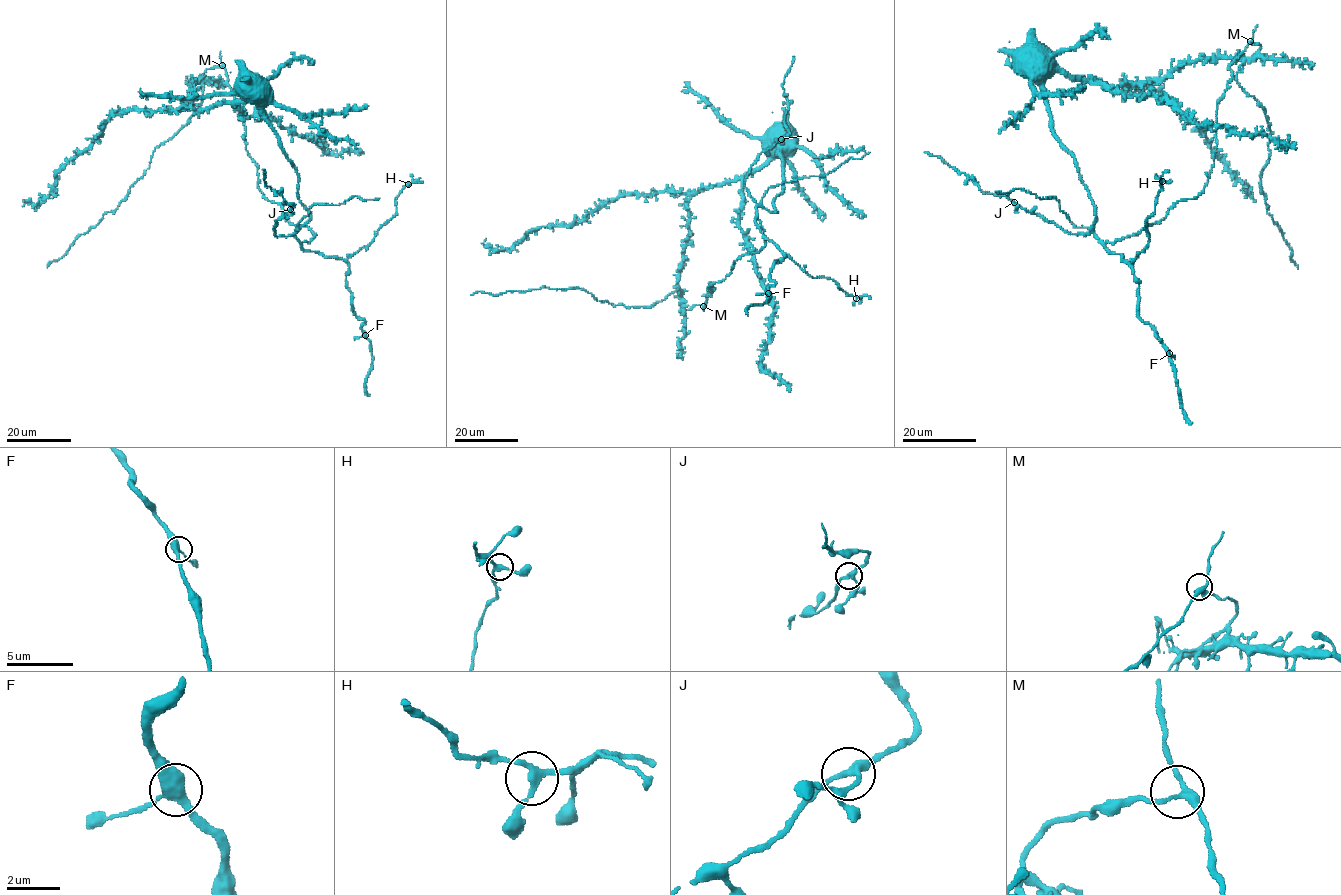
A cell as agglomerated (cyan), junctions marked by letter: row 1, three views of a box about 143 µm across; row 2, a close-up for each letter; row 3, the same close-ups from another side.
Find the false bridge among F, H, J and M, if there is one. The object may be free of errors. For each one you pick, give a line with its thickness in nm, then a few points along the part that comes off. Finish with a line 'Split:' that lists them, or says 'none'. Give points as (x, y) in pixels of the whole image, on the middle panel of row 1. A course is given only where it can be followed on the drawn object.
Split: none

